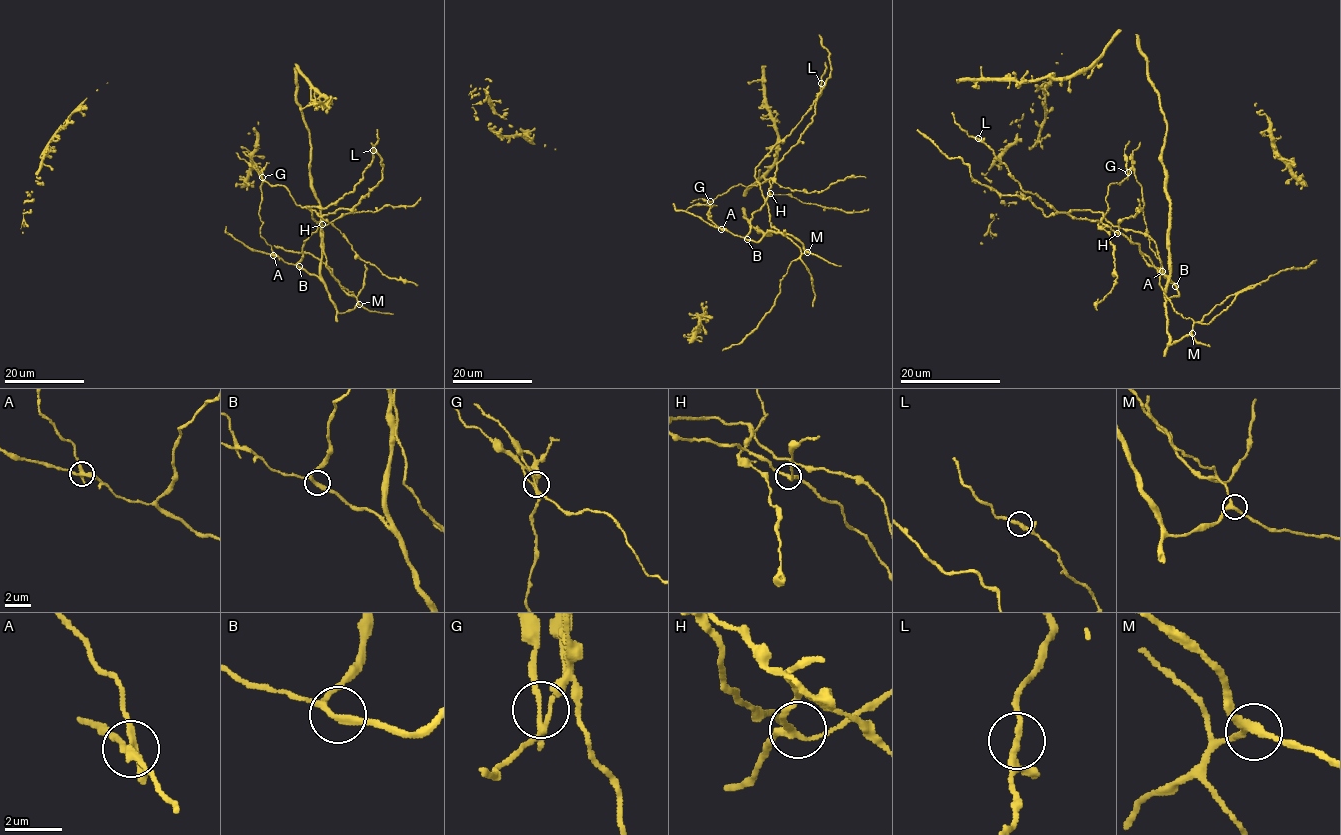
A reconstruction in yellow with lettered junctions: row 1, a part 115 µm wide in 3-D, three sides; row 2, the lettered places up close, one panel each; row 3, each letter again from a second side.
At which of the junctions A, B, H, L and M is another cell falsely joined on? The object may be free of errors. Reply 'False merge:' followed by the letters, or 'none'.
False merge: A

